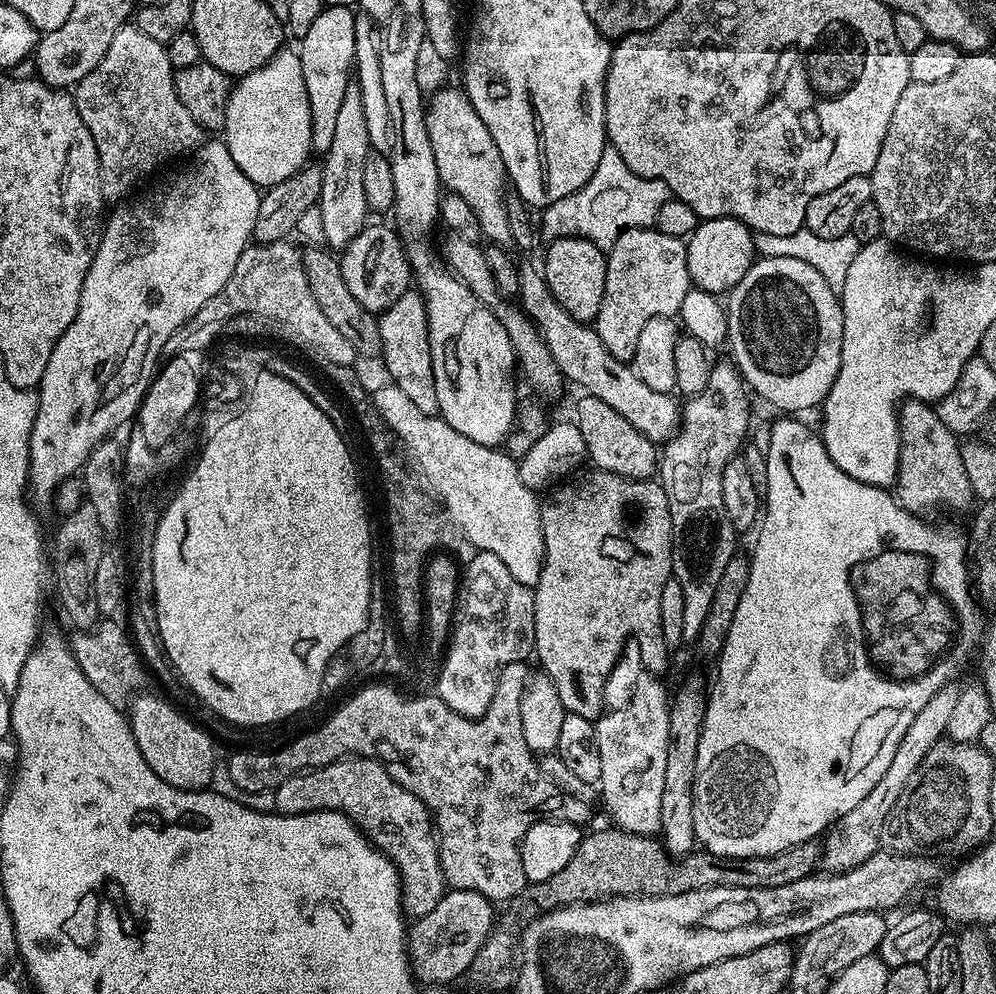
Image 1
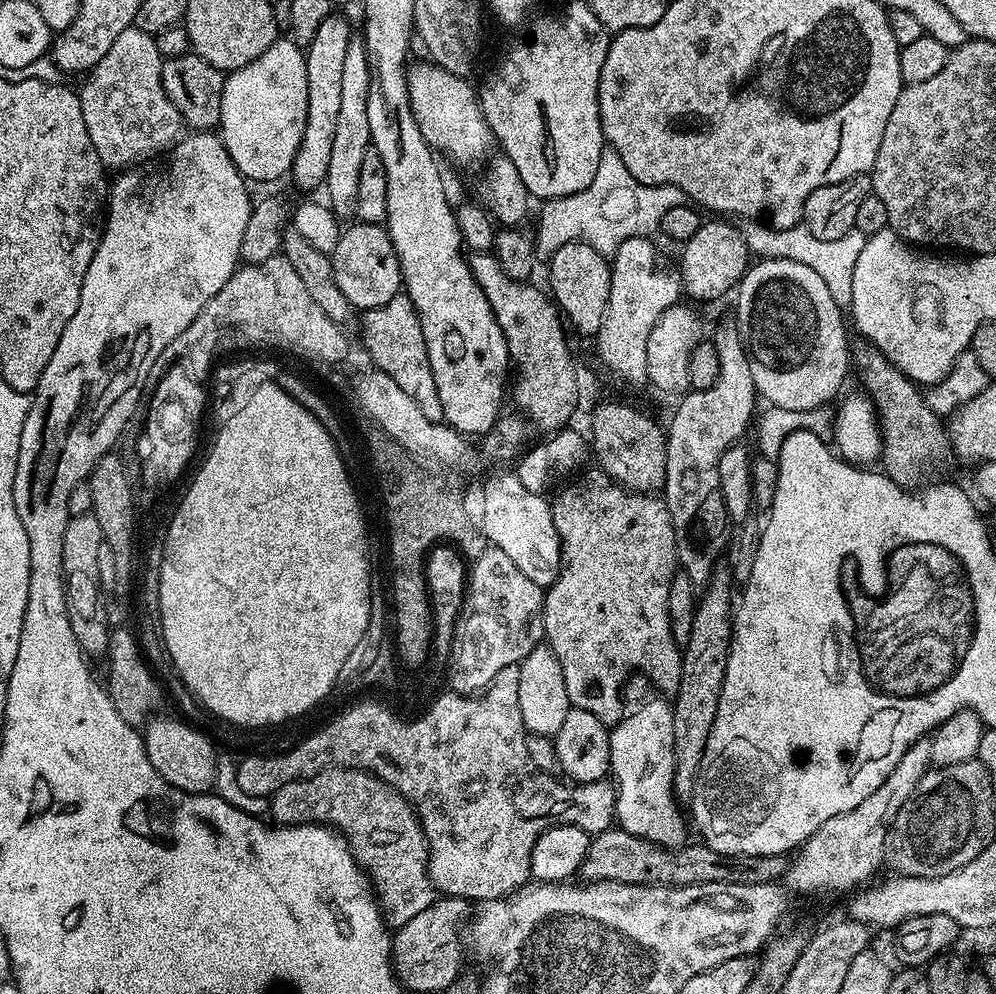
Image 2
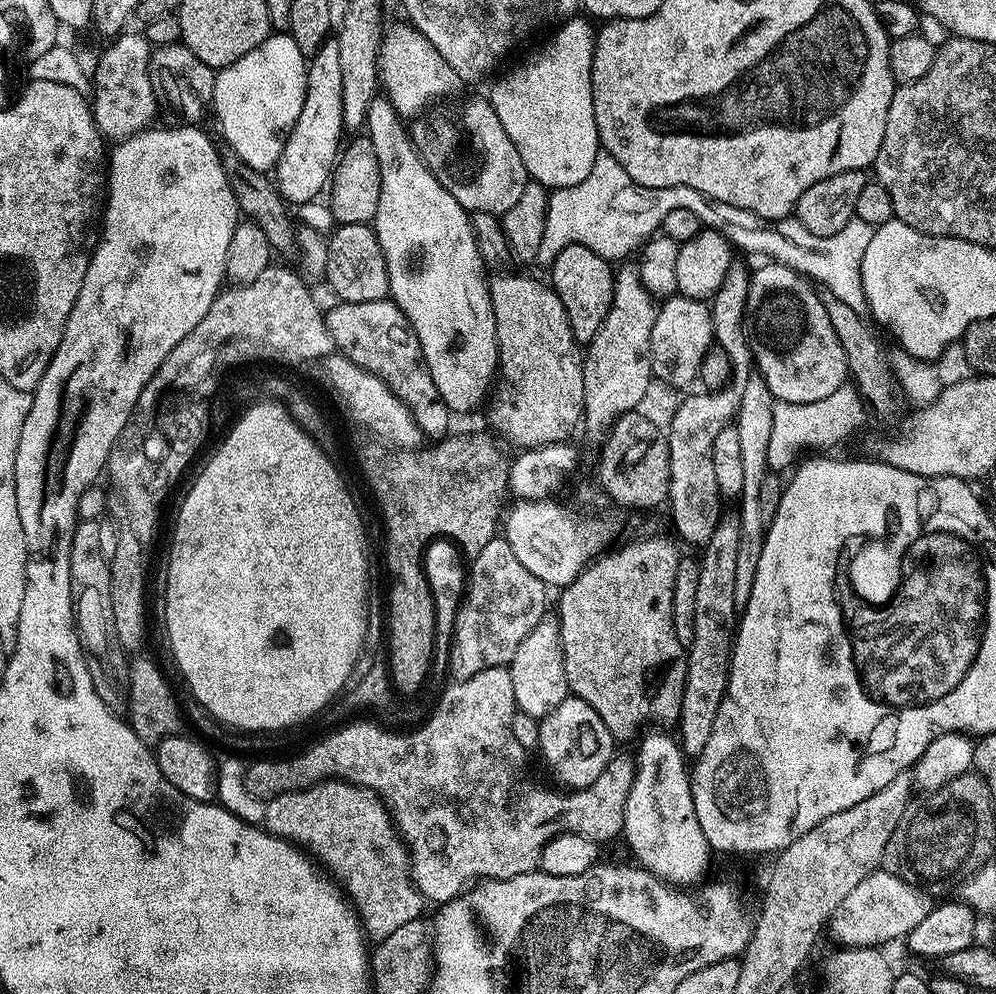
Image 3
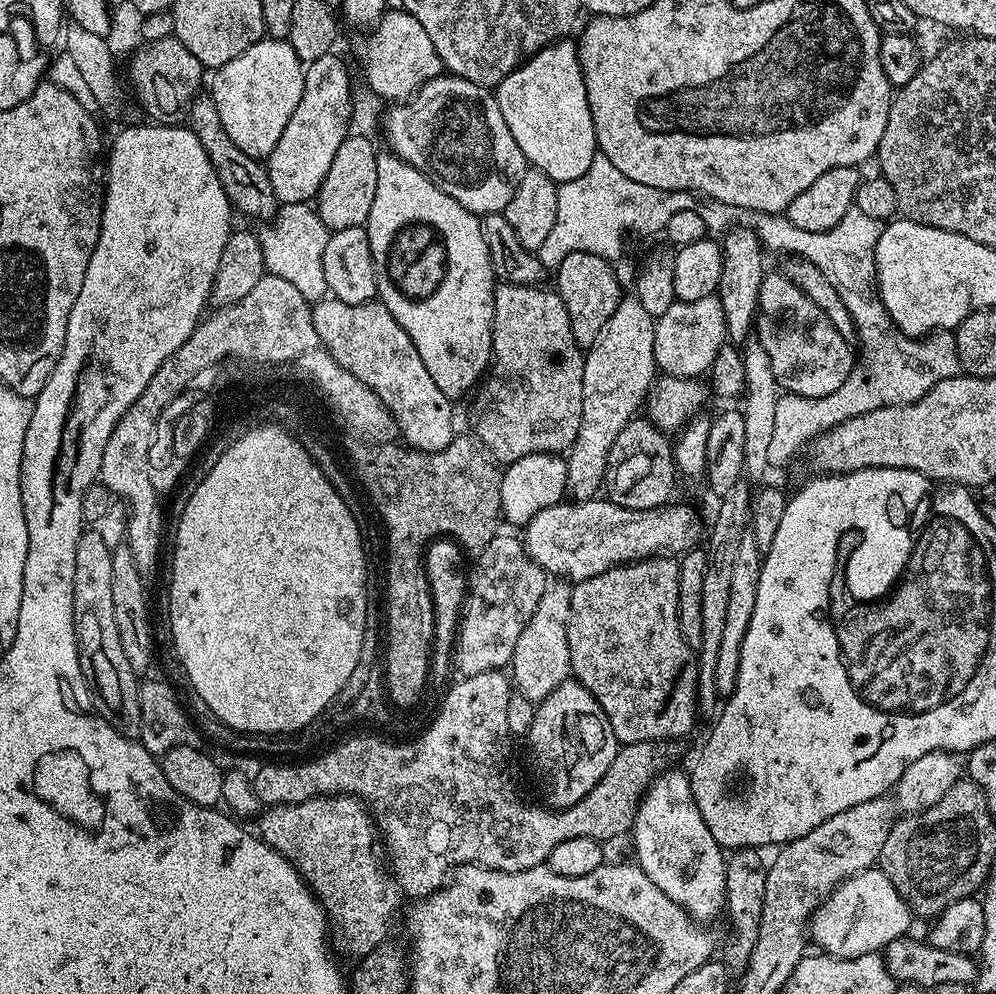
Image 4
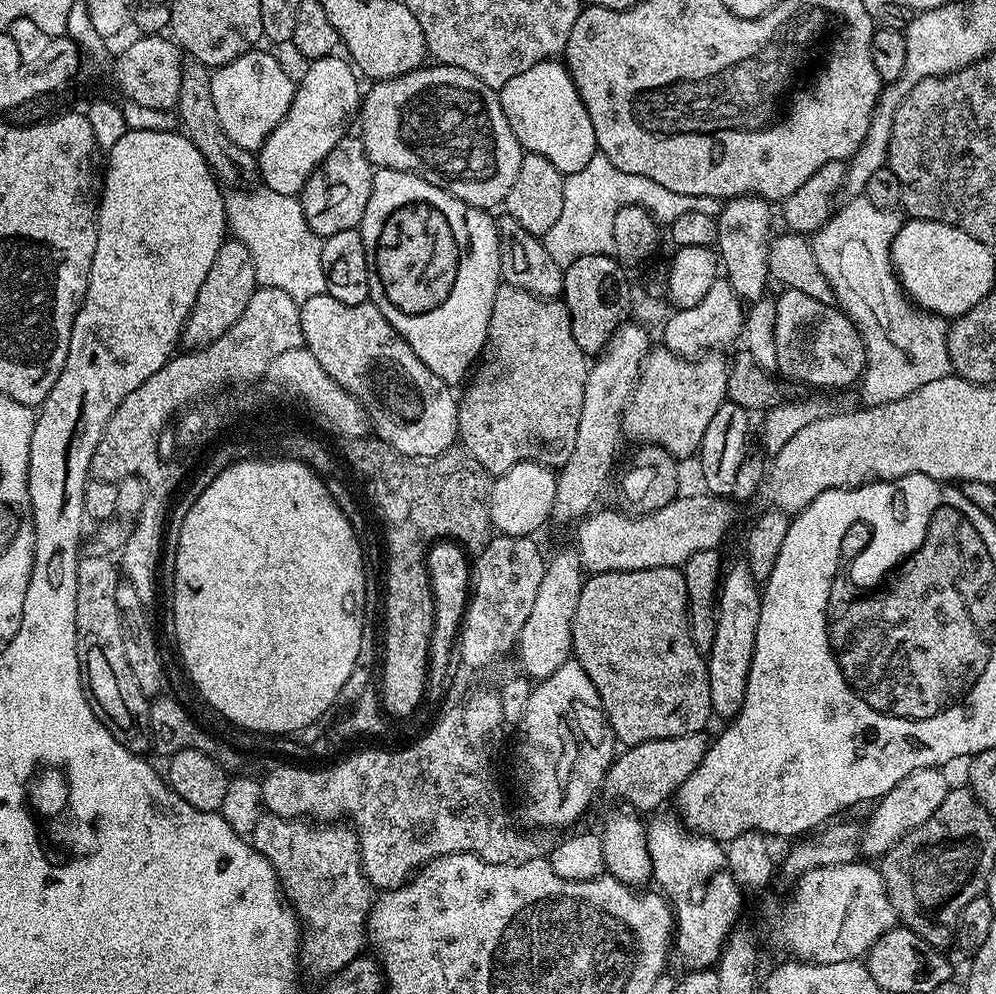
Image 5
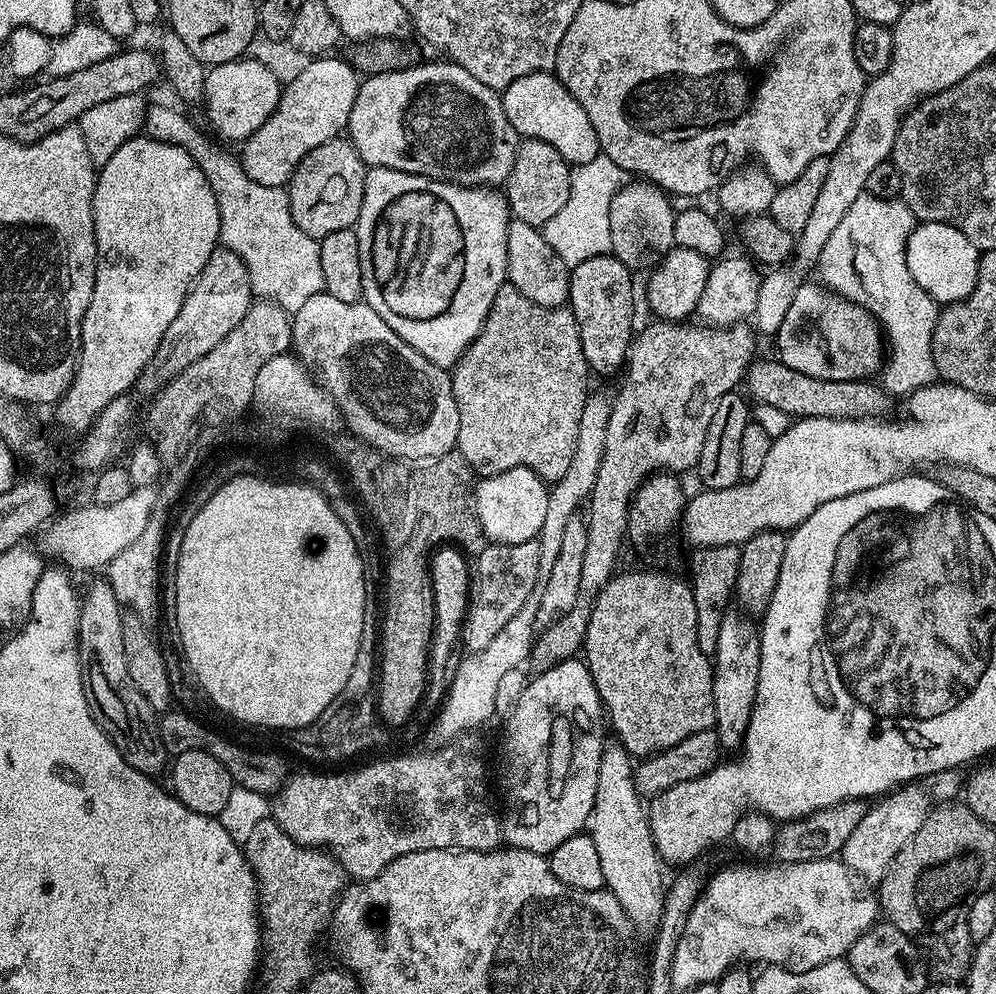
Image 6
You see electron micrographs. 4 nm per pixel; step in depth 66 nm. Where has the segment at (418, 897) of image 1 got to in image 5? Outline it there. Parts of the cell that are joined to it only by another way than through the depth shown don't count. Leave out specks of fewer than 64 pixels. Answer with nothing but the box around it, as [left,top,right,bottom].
[250,814,374,978]

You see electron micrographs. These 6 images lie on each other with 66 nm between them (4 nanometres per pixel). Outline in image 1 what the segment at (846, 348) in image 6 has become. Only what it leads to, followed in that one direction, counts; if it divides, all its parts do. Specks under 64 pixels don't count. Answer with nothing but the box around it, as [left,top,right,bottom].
[726,258,844,414]

